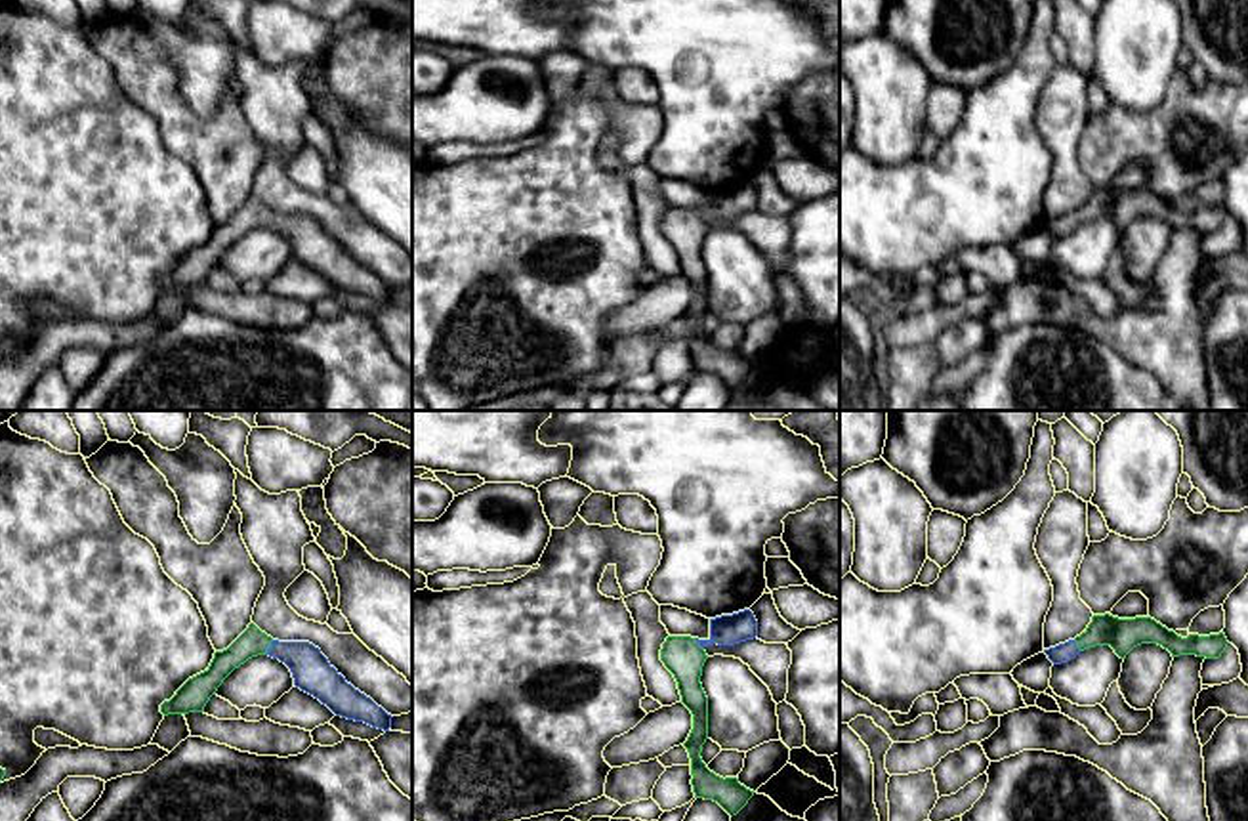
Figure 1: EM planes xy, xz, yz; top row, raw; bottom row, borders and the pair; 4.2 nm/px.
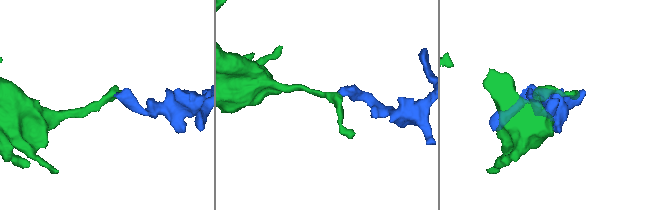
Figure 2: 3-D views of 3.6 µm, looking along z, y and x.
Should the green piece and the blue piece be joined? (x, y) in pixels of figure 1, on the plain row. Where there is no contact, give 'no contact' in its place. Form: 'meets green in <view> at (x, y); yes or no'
meets green in xy at (268, 220); yes

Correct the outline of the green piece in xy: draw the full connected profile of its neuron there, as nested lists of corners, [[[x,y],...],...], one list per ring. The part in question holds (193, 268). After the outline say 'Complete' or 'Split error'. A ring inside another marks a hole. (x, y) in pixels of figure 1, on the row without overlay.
[[[254,195],[227,221],[216,223],[210,239],[189,250],[170,273],[160,277],[160,284],[164,288],[204,284],[223,252],[258,227],[284,235],[292,244],[294,258],[319,271],[336,288],[389,304],[393,288],[347,256],[319,220],[309,214],[273,212]]]. Split error

